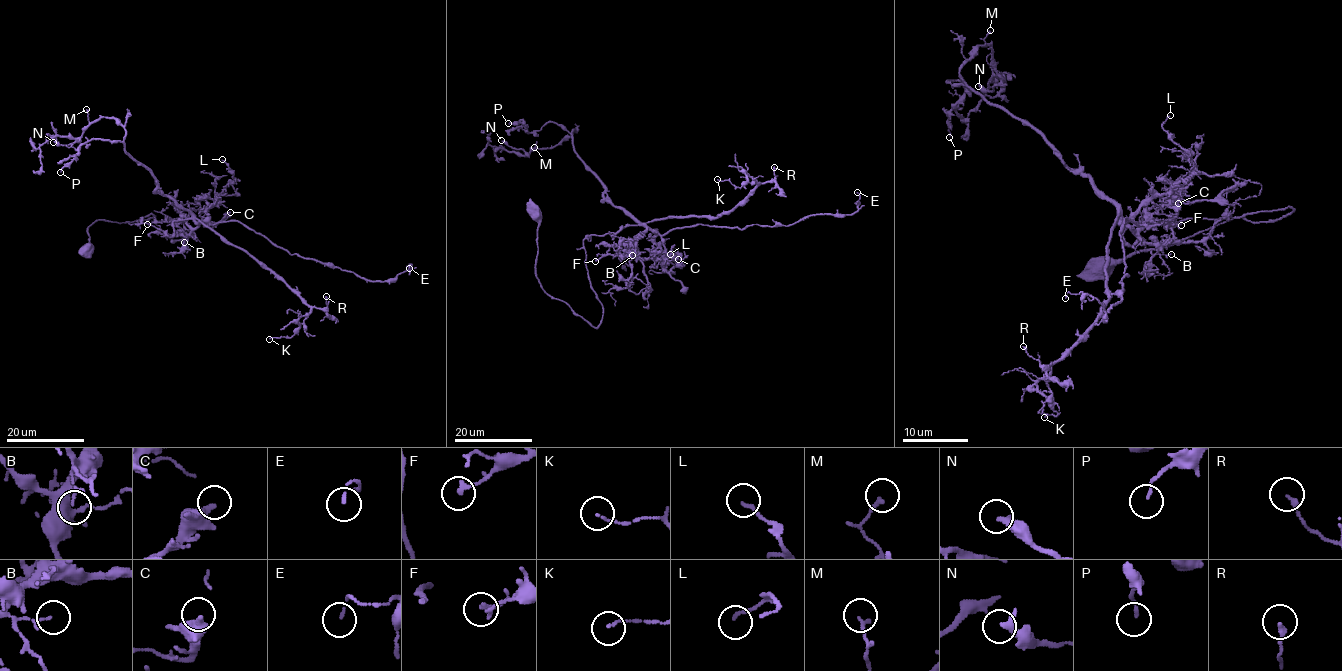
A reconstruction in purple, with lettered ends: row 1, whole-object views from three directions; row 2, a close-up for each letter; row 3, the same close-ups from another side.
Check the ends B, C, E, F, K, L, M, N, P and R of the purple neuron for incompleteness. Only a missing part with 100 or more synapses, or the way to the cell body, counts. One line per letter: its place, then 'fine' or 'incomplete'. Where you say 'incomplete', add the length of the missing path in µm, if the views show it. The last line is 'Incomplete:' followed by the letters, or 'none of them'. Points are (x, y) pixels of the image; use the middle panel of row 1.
B: at (632, 255); fine
C: at (678, 259); fine
E: at (857, 192); fine
F: at (595, 261); fine
K: at (717, 179); fine
L: at (670, 254); fine
M: at (534, 147); fine
N: at (501, 140); fine
P: at (508, 123); fine
R: at (774, 167); fine
Incomplete: none of them

